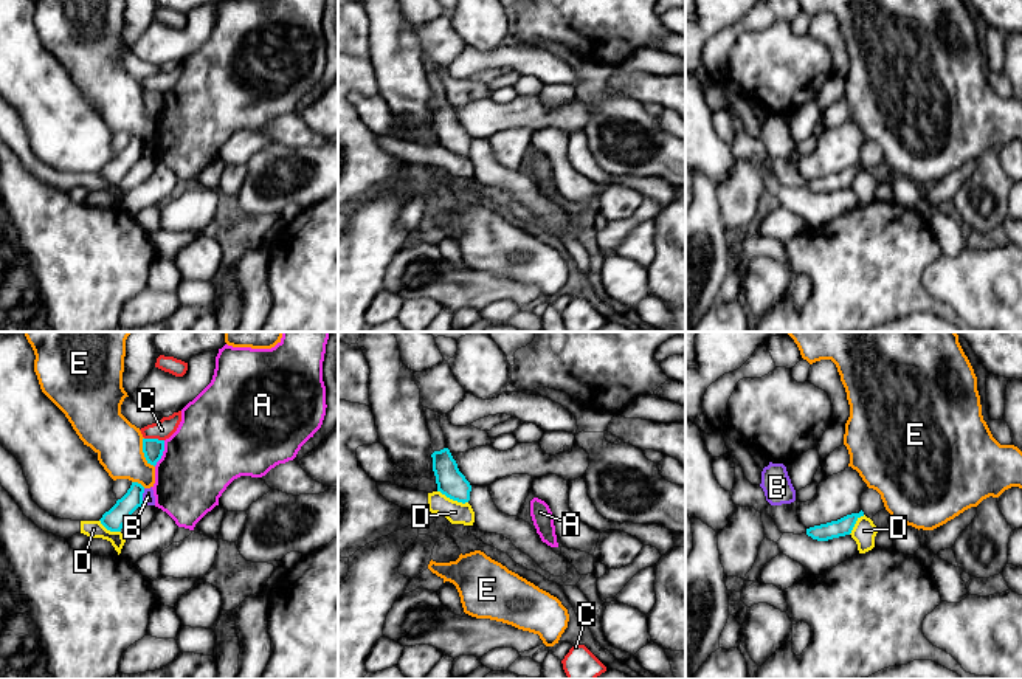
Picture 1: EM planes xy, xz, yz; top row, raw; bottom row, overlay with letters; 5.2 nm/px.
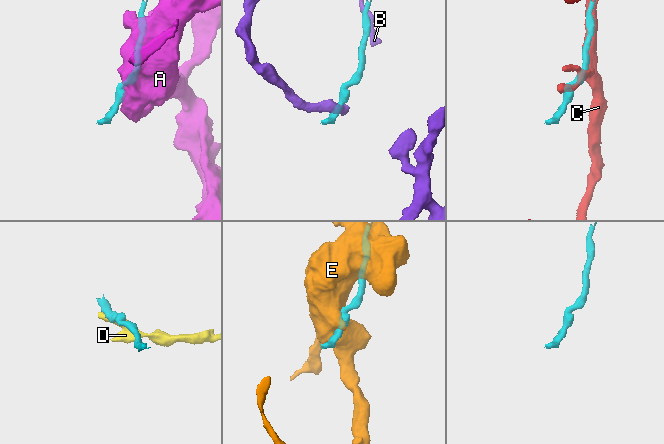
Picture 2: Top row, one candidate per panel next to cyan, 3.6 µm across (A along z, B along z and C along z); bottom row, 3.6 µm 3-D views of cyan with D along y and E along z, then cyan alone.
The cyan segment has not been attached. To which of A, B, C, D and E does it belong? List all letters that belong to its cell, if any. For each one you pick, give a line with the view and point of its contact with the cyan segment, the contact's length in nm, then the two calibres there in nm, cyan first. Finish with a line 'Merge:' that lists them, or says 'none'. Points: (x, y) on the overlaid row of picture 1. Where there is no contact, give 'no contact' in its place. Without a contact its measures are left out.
Merge: none

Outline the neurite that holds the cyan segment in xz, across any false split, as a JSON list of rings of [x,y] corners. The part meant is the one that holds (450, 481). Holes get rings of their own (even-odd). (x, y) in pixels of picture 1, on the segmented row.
[[[423,408],[433,448],[433,471],[436,476],[437,491],[457,502],[468,502],[471,485],[459,471],[456,460],[445,443],[445,436],[440,428],[440,415],[428,408]]]

